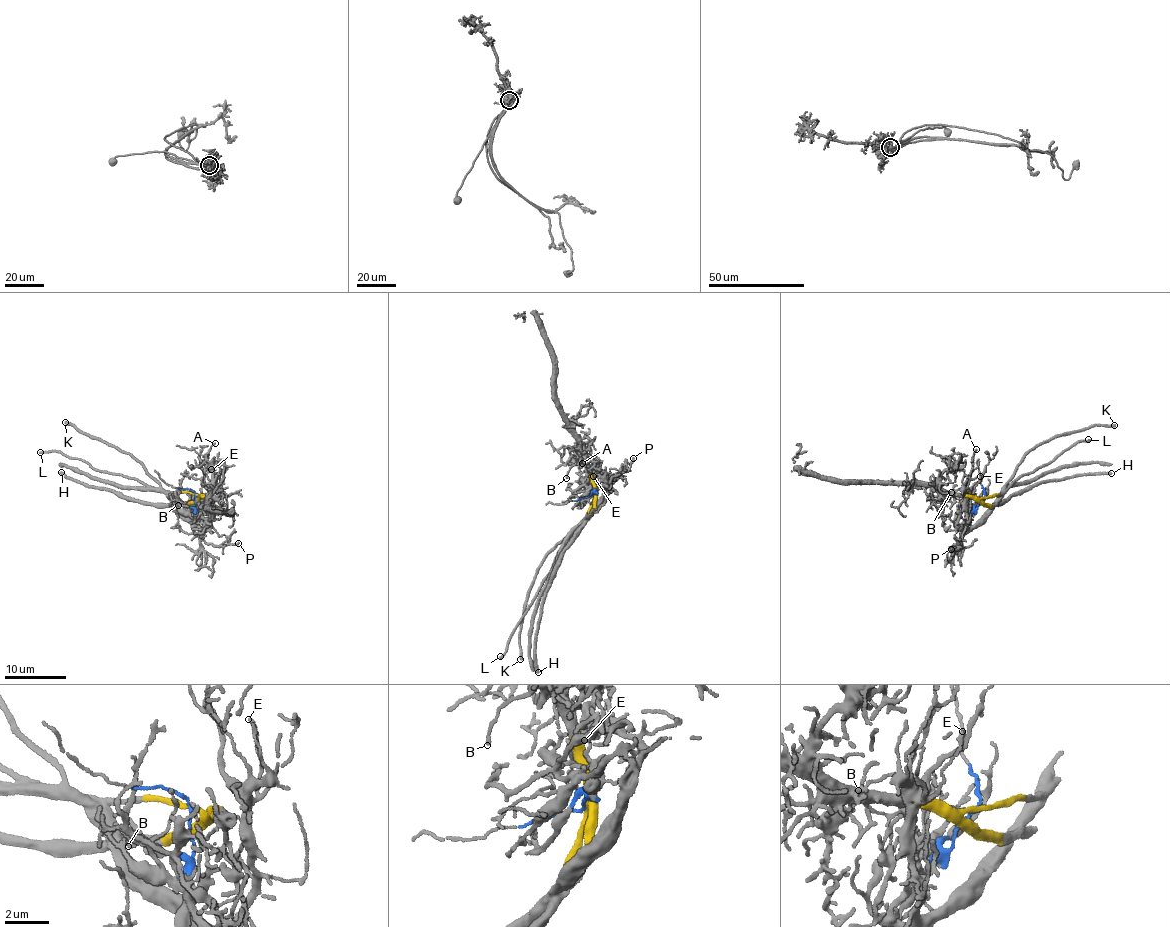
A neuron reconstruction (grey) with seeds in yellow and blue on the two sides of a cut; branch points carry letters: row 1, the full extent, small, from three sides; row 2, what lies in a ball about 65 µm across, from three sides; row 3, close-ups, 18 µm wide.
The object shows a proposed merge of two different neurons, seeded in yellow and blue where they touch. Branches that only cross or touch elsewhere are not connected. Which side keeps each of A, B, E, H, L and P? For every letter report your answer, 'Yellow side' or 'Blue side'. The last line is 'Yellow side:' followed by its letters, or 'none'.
A: Blue side
B: Yellow side
E: Blue side
H: Yellow side
L: Yellow side
P: Blue side
Yellow side: B, H, L

